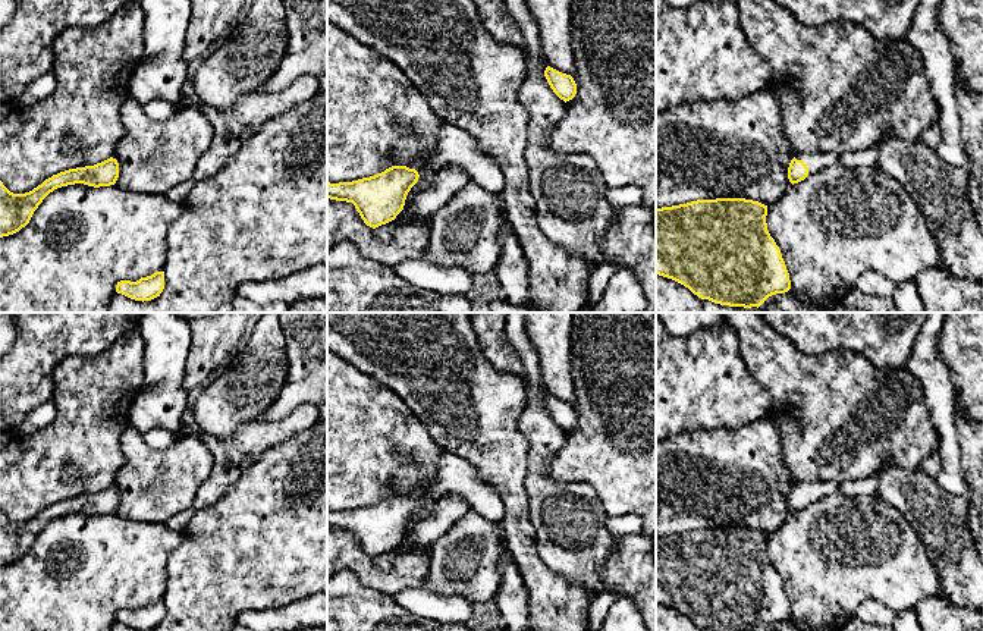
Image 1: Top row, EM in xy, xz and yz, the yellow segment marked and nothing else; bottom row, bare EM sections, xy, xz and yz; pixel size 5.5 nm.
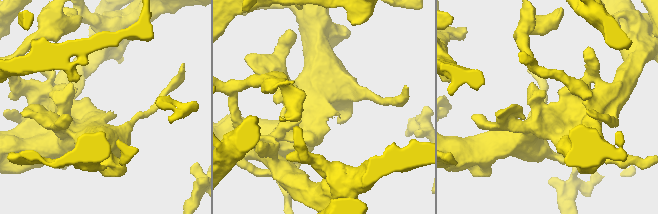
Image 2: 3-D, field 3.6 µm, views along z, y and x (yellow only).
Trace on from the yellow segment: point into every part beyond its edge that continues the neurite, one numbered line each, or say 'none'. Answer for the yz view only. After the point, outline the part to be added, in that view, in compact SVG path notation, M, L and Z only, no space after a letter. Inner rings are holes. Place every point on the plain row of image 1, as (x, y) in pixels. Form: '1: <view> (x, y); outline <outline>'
1: yz (819, 489); outline M816 480L808 483L795 484L797 489L803 489L808 496L808 503L814 503L832 493L839 492L839 484L832 480Z

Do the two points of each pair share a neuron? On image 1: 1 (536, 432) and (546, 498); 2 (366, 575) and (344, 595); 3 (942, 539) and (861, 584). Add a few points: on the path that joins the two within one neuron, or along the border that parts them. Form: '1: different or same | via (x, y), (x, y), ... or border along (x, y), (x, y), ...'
1: same | via (539, 448), (539, 482)
2: different | border along (342, 570), (349, 570), (367, 587), (390, 595)
3: different | border along (905, 518), (939, 578)

